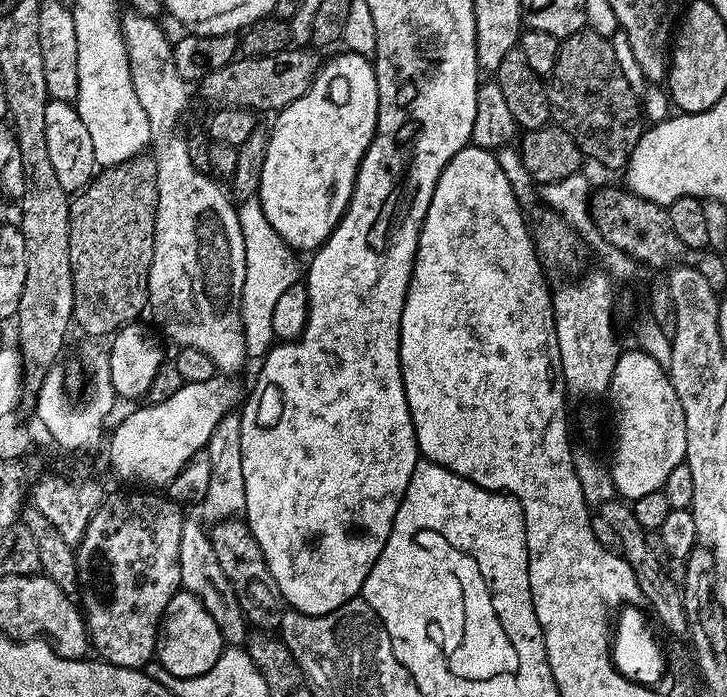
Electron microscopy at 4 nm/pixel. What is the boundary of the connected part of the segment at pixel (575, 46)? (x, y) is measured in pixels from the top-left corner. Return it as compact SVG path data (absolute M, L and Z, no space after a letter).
M585 26L578 34L570 34L560 42L558 62L554 62L552 75L547 77L548 97L546 103L551 119L568 131L585 157L597 160L604 168L623 170L628 166L634 146L638 146L640 136L646 127L646 117L642 111L642 100L637 89L626 82L622 70L618 70L618 58L614 58L611 39Z

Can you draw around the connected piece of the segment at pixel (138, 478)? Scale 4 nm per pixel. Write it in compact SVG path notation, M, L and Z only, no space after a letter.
M214 378L210 382L190 382L183 384L168 400L148 402L145 408L132 412L116 429L111 429L108 444L108 460L112 468L124 480L129 480L129 485L143 486L148 490L163 489L178 473L188 465L188 459L195 452L207 449L210 434L224 416L233 411L232 408L241 403L242 392L236 387L232 378Z

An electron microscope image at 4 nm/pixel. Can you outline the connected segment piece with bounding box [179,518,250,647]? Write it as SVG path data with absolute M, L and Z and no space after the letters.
M192 518L185 519L182 530L181 545L179 546L179 576L180 585L202 602L210 616L218 625L225 643L229 647L241 647L247 643L250 626L247 617L238 603L234 593L233 583L222 571L218 556L214 551L212 539L207 532Z

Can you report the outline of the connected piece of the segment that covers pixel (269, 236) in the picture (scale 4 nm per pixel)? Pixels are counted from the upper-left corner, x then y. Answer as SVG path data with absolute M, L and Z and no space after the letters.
M259 199L243 201L236 213L246 246L246 282L240 303L240 316L244 320L244 337L249 357L263 358L268 355L268 350L274 343L271 330L274 306L287 288L301 279L302 272L296 261L297 253L280 237L278 230L270 226Z

